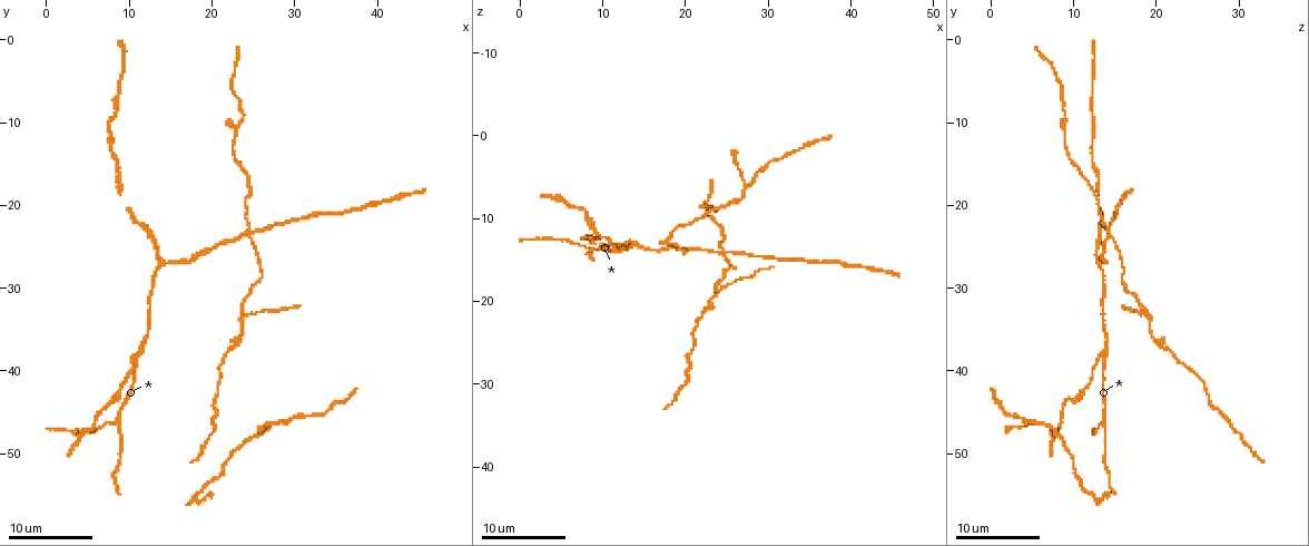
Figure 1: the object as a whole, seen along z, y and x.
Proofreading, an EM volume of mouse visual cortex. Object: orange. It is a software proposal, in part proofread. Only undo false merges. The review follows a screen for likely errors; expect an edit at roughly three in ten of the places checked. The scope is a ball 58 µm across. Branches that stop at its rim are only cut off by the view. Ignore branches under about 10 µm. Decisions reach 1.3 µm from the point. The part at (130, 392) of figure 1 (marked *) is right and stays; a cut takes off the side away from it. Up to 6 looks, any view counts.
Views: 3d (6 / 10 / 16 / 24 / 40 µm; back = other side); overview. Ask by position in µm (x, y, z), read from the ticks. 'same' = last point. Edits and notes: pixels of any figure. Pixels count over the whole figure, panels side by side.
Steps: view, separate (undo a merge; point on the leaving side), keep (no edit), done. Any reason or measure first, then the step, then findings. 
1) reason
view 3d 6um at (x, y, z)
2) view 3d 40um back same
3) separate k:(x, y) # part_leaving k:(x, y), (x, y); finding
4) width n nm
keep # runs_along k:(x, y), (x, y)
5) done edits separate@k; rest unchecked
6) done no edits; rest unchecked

looks like a crossing
view 3d 10um at (25.0, 23.5, 14.5)

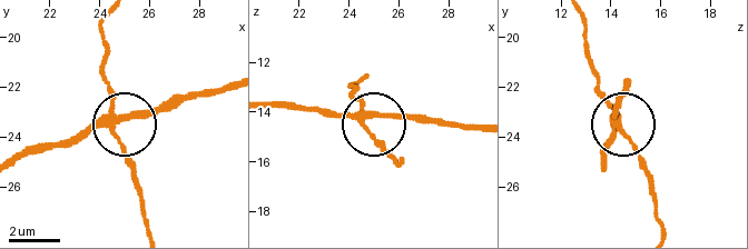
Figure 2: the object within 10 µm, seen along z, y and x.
arms 4
separate 2:(125, 149) # two neurons meet here

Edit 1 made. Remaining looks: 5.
see it whole again
view overview

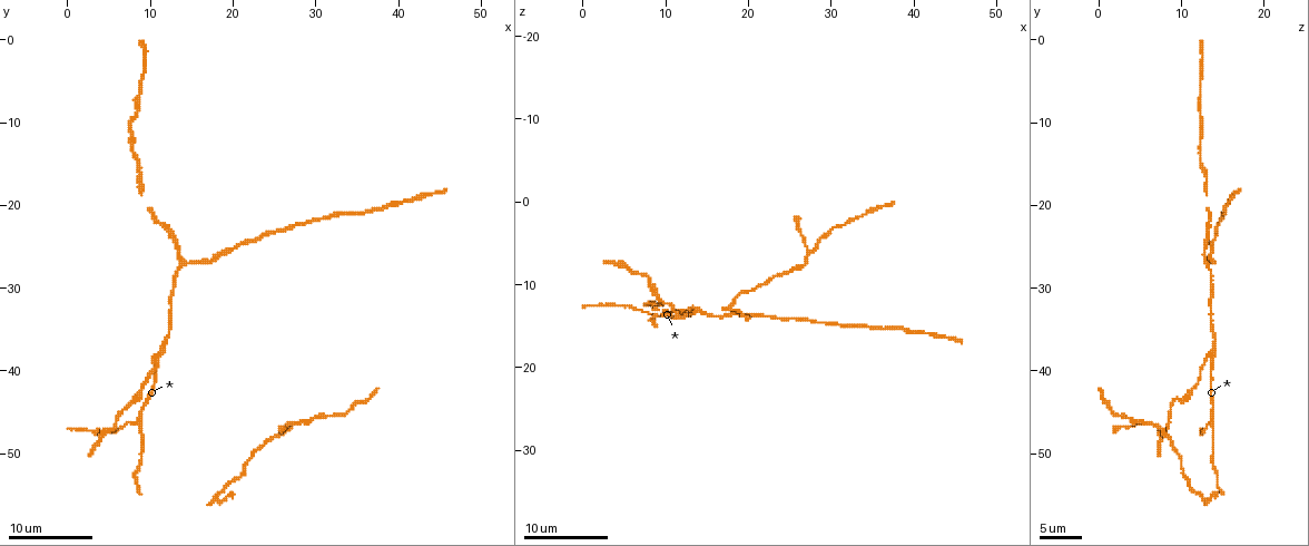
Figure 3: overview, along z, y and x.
three-way junction
view 3d 10um at (14.0, 27.0, 13.5)

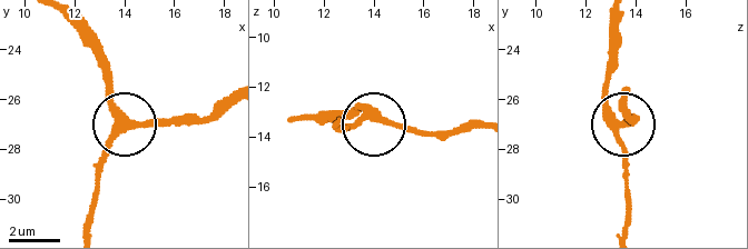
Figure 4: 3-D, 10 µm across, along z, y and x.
view 3d 10um back at (14.3, 26.9, 13.3)

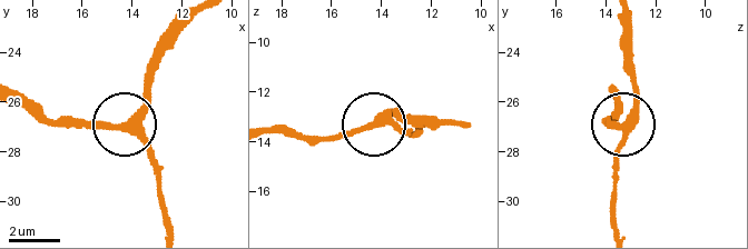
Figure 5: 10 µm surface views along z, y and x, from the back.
side_arm 30 um
keep # runs_along 5:(168, 229), (159, 165), (126, 127), (159, 59); continuous, no second neuron

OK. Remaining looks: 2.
done edits separate@2; rest unchecked

